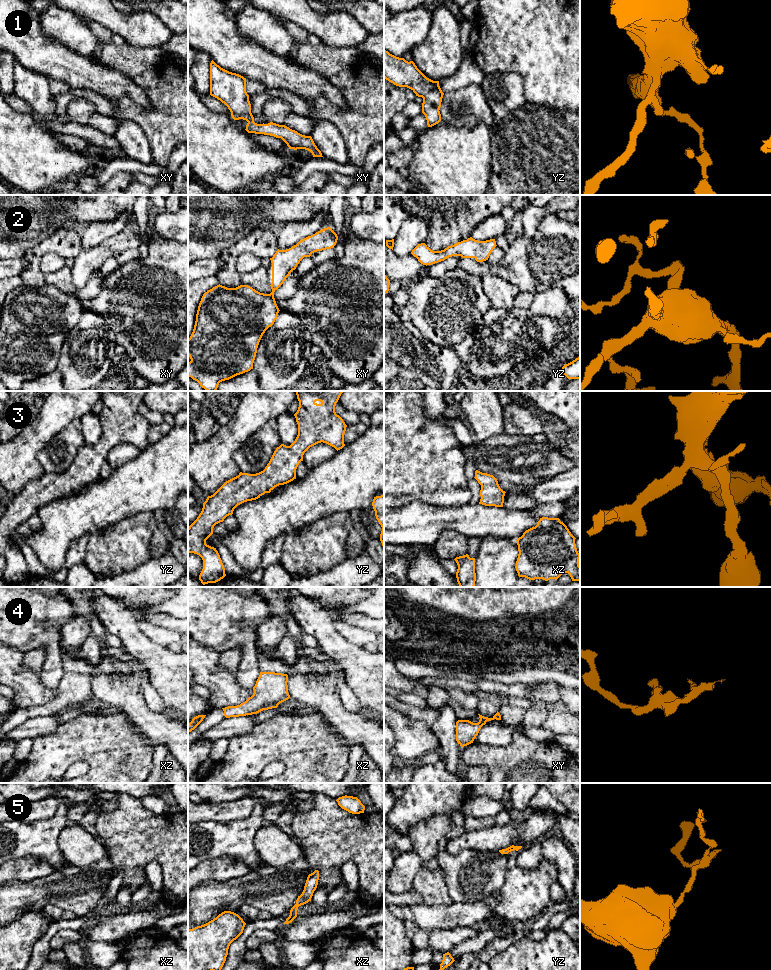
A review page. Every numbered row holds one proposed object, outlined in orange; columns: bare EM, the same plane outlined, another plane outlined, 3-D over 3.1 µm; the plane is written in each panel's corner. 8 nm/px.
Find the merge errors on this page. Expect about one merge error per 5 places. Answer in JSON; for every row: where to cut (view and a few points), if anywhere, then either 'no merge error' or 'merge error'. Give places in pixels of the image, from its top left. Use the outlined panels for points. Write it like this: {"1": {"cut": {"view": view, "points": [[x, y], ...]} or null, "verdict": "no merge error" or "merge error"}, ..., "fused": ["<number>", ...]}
{"1": {"cut": null, "verdict": "no merge error"}, "2": {"cut": null, "verdict": "no merge error"}, "3": {"cut": null, "verdict": "no merge error"}, "4": {"cut": null, "verdict": "no merge error"}, "5": {"cut": null, "verdict": "no merge error"}, "fused": []}

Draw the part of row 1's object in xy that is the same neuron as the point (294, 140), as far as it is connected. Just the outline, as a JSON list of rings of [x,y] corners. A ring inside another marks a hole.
[[[213,60],[210,63],[210,95],[228,107],[234,120],[246,120],[248,123],[245,130],[248,133],[281,138],[289,149],[305,149],[310,151],[313,157],[323,157],[311,136],[302,135],[285,125],[273,122],[255,123],[249,95],[246,92],[246,78],[221,68]]]

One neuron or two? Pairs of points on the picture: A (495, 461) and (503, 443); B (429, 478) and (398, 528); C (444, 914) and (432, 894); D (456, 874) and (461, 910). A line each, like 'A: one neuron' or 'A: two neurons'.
A: one neuron
B: two neurons
C: two neurons
D: two neurons

